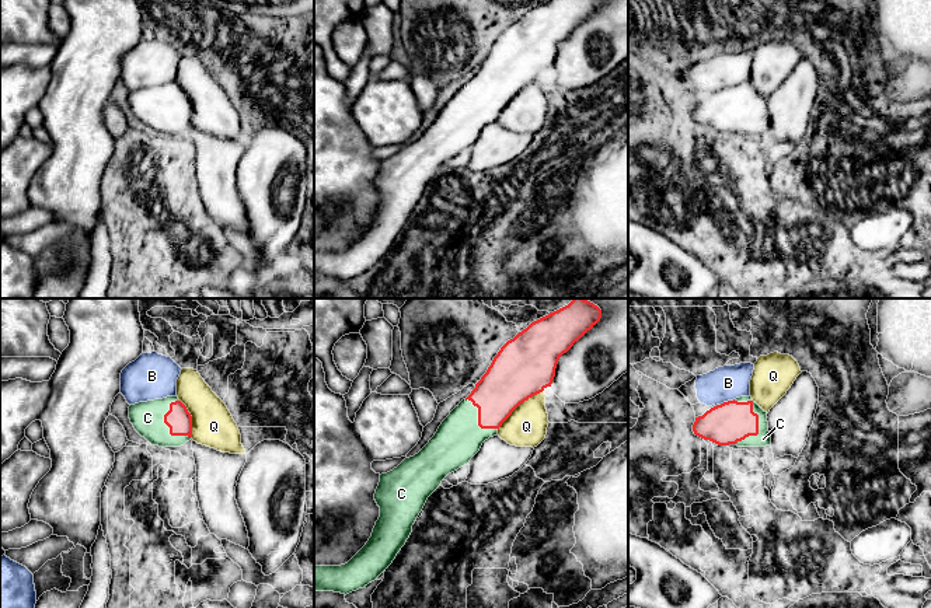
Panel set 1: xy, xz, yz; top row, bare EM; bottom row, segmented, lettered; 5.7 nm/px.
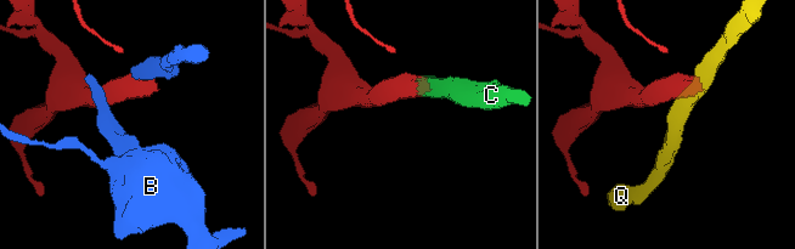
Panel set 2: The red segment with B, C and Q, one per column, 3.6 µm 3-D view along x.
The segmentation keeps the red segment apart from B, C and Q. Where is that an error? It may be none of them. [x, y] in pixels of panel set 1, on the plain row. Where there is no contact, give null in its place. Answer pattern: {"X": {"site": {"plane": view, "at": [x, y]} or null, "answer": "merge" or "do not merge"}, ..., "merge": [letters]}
{"B": {"site": {"plane": "yz", "at": [724, 88]}, "answer": "do not merge"}, "C": {"site": {"plane": "yz", "at": [757, 114]}, "answer": "merge"}, "Q": {"site": {"plane": "xz", "at": [518, 91]}, "answer": "do not merge"}, "merge": ["C"]}

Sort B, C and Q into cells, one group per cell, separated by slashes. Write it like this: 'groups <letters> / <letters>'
groups B / C / Q

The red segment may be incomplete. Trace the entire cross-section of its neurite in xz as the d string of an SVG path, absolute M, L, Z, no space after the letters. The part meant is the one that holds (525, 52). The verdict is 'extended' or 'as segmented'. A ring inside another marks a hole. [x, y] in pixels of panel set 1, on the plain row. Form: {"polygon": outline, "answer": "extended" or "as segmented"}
{"polygon": "M548 0L508 27L487 59L442 108L429 129L397 154L380 161L374 186L380 193L372 223L345 251L314 252L314 277L349 280L374 268L393 249L412 219L412 212L428 184L451 158L467 151L482 129L498 120L502 109L529 84L551 73L559 43L602 4L602 0Z", "answer": "extended"}

